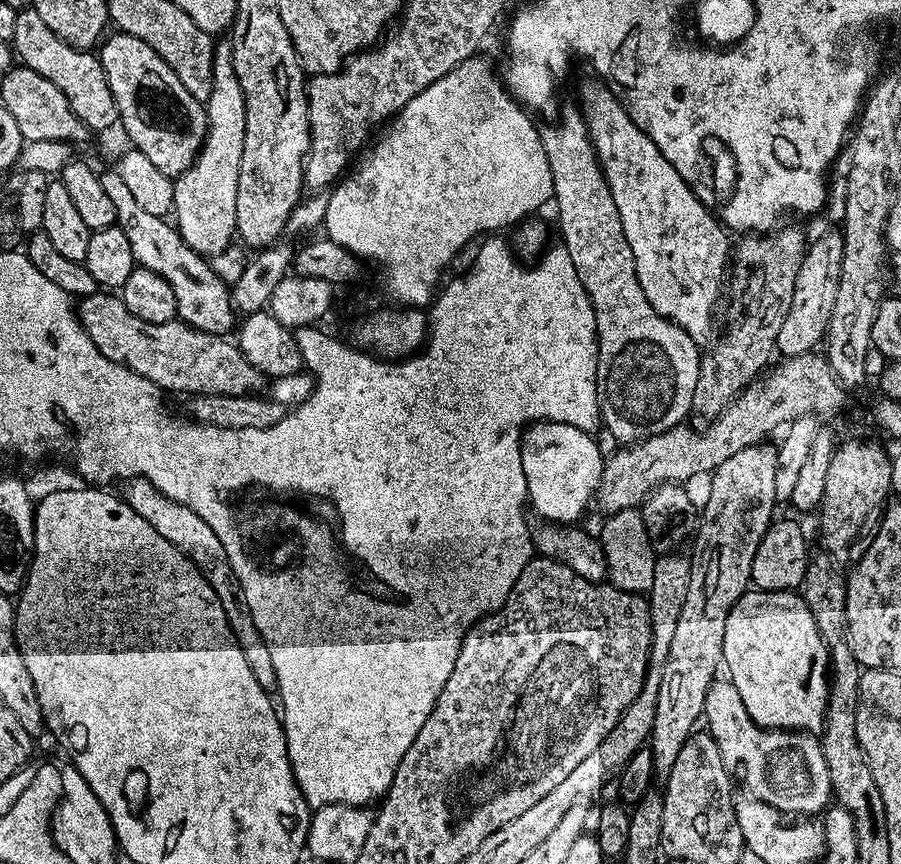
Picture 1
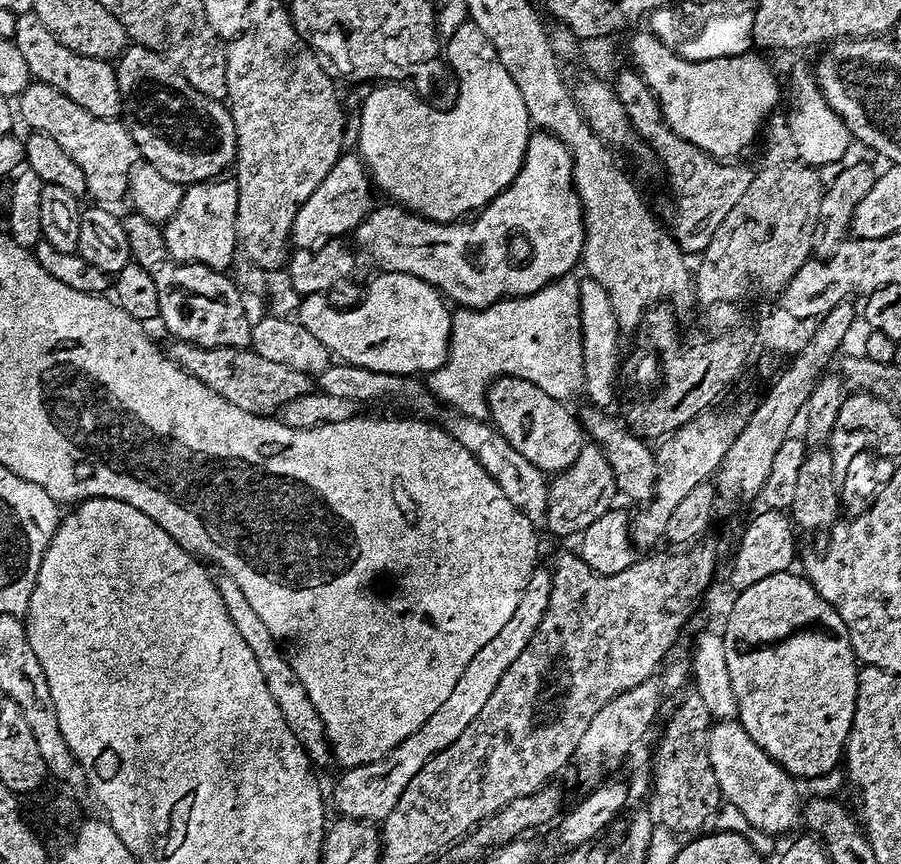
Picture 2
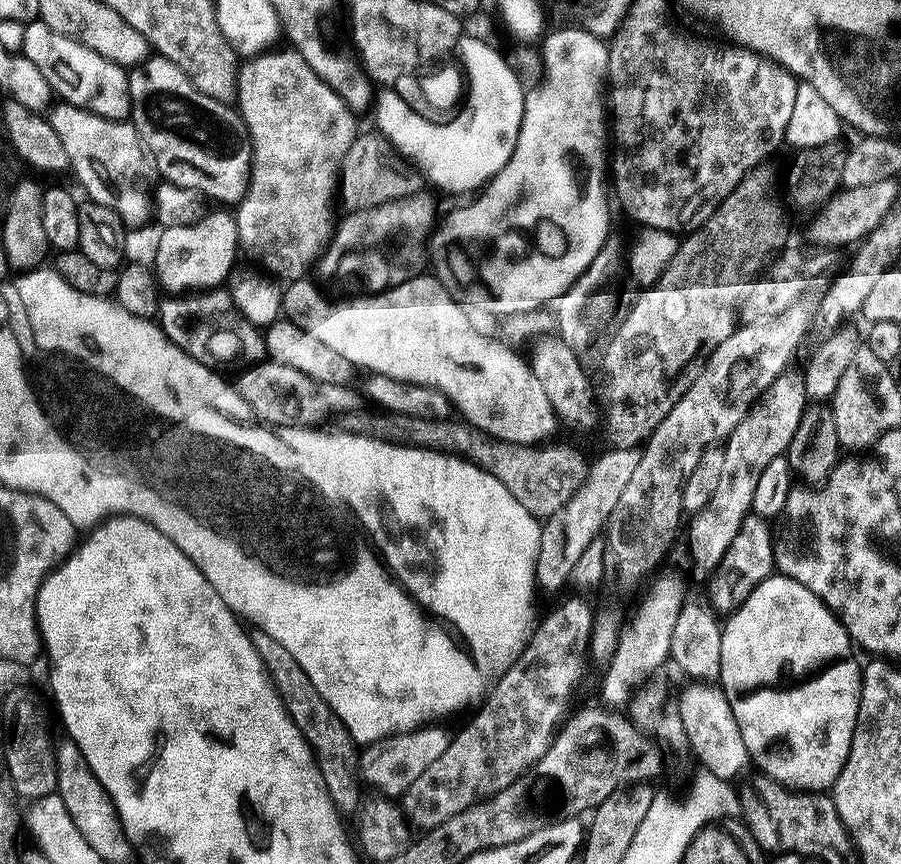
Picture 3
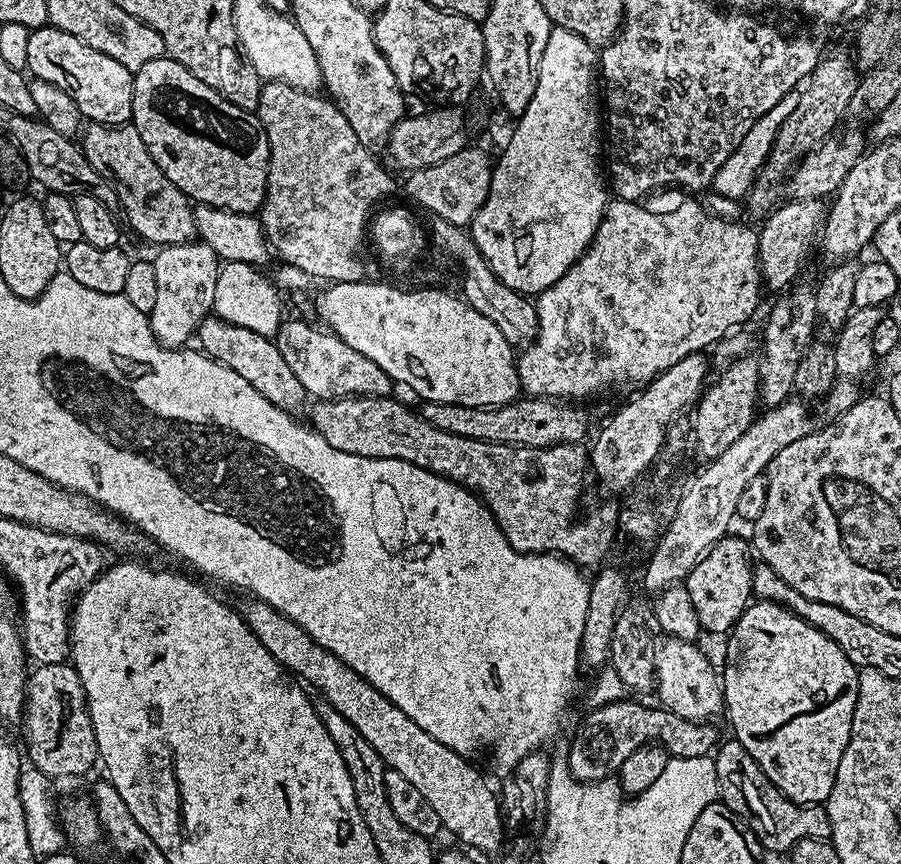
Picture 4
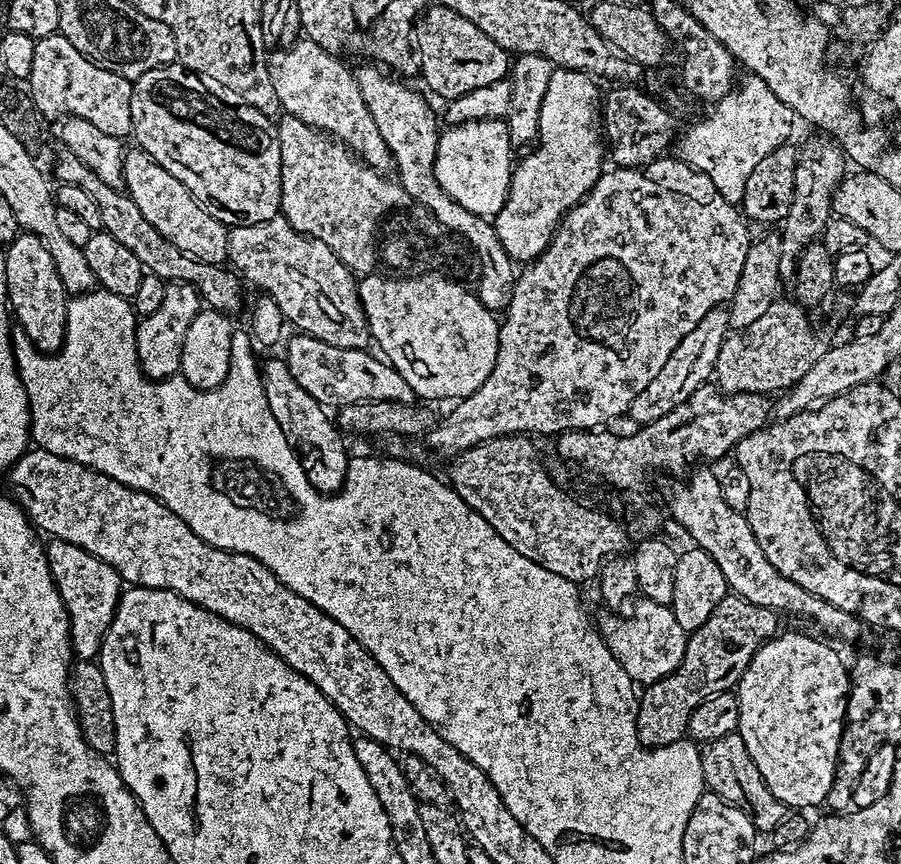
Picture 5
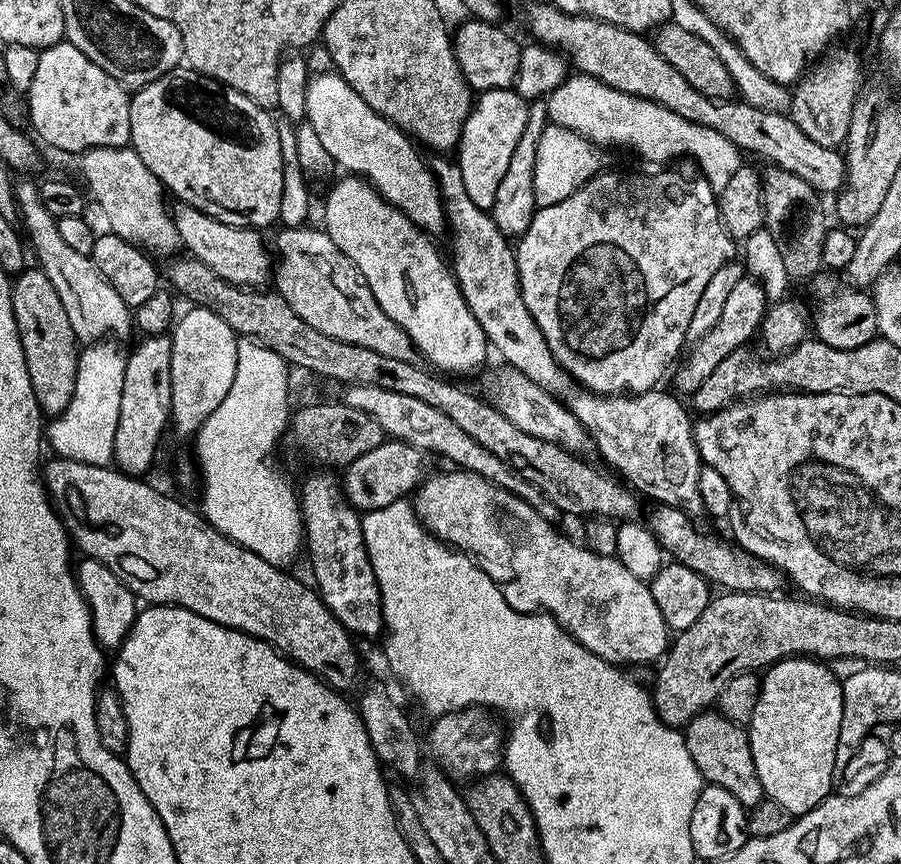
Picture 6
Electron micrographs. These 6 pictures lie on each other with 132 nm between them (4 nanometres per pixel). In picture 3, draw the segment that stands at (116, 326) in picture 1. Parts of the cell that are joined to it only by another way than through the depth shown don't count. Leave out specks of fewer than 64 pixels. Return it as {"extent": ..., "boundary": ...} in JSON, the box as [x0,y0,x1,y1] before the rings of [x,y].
{"extent":[234,362,361,429],"boundary":[[[261,362],[243,370],[245,372],[234,380],[234,387],[251,405],[253,413],[267,425],[319,429],[331,416],[347,417],[361,411],[359,394],[355,392],[355,387],[347,384],[314,382],[314,378],[302,374],[302,370],[294,370],[294,366],[282,366],[275,362]]]}

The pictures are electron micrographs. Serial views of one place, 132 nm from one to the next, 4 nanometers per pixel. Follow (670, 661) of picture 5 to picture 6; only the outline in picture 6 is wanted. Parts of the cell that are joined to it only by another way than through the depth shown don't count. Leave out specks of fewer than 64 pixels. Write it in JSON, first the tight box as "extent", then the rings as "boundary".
{"extent":[414,470,670,666],"boundary":[[[448,470],[452,472],[440,472],[437,476],[429,475],[424,483],[416,489],[414,493],[414,507],[424,525],[432,535],[437,536],[439,540],[453,547],[458,552],[472,557],[481,568],[486,567],[490,560],[498,560],[500,564],[508,564],[510,568],[514,568],[514,588],[520,591],[520,596],[524,600],[533,600],[537,609],[543,610],[547,615],[556,619],[563,628],[574,637],[582,646],[586,646],[586,650],[590,650],[594,654],[601,656],[608,664],[617,666],[628,666],[624,664],[648,664],[651,660],[659,661],[661,657],[667,653],[670,647],[670,629],[666,626],[666,622],[662,618],[662,614],[658,610],[658,606],[654,603],[654,594],[650,594],[648,584],[643,580],[634,578],[634,574],[630,574],[630,570],[626,570],[626,566],[622,566],[622,562],[613,556],[599,556],[583,543],[575,544],[572,540],[560,536],[558,529],[552,525],[553,521],[549,517],[544,516],[534,506],[530,506],[522,498],[518,498],[510,490],[506,490],[502,486],[498,486],[494,482],[479,476],[474,472],[465,472],[463,470]]]}

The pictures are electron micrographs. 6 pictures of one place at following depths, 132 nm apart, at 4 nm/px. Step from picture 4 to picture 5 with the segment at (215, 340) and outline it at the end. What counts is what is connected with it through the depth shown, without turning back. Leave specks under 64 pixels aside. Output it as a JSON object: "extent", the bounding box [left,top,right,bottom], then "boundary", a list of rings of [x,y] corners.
{"extent":[262,359,350,493],"boundary":[[[283,359],[272,360],[268,365],[265,363],[262,375],[270,414],[274,414],[274,422],[282,426],[282,434],[286,434],[286,442],[290,442],[290,446],[300,457],[300,465],[306,478],[322,493],[339,492],[348,479],[350,453],[344,445],[345,437],[334,423],[329,409],[314,398],[310,398],[310,394],[306,394],[306,390],[302,390],[302,386],[294,382],[294,374],[290,374],[287,363]]]}

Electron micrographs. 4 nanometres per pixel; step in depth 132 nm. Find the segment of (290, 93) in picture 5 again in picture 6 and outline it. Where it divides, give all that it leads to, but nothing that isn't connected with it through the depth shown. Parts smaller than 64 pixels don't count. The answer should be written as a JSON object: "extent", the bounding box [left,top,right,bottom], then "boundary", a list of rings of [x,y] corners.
{"extent":[304,70,446,234],"boundary":[[[329,70],[313,75],[308,82],[306,90],[306,106],[304,110],[306,122],[318,134],[326,154],[330,154],[333,165],[340,164],[348,174],[355,174],[368,181],[385,200],[389,200],[396,208],[400,208],[416,225],[429,234],[437,234],[446,228],[446,213],[444,199],[440,197],[440,185],[435,175],[422,157],[416,153],[417,145],[404,133],[396,128],[386,118],[382,118],[335,71]]]}

